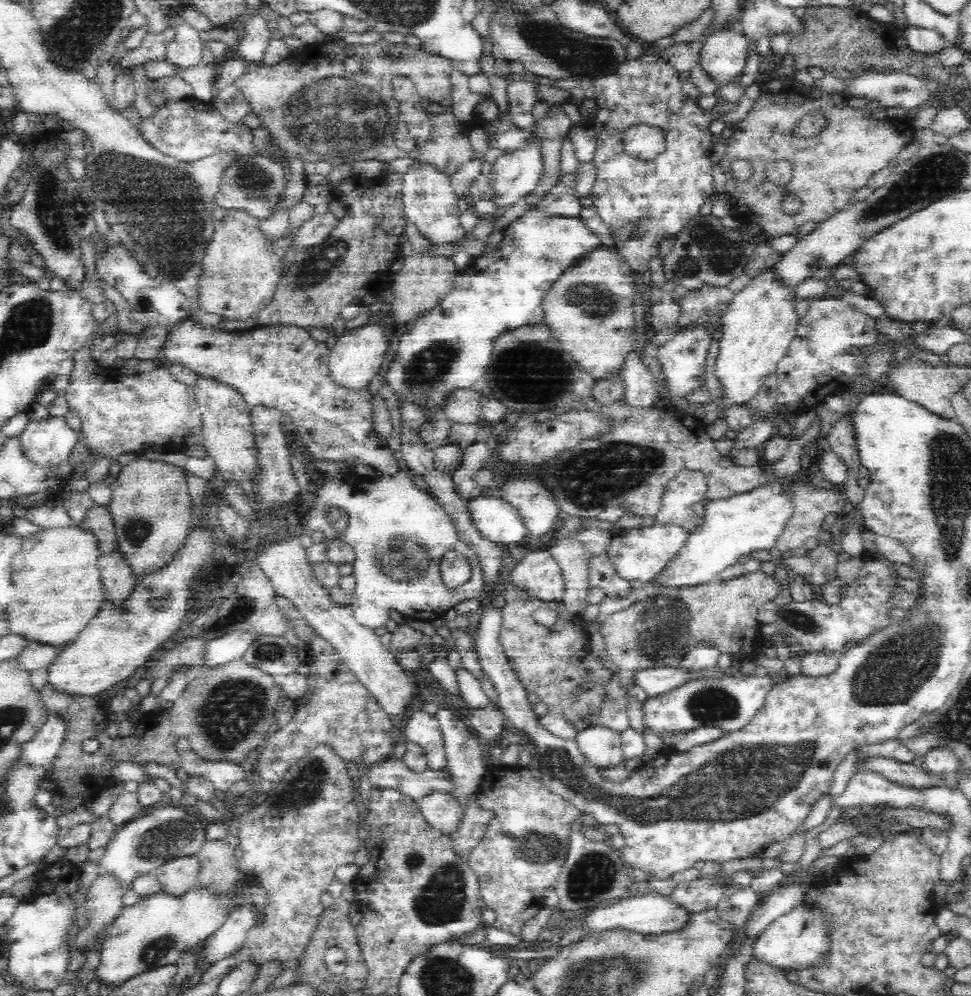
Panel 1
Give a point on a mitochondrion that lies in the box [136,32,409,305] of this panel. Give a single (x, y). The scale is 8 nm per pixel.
(333, 116)

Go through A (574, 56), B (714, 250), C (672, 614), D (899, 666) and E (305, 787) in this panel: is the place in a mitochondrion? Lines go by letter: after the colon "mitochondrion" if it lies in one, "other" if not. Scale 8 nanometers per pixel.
A: mitochondrion
B: mitochondrion
C: mitochondrion
D: mitochondrion
E: mitochondrion

